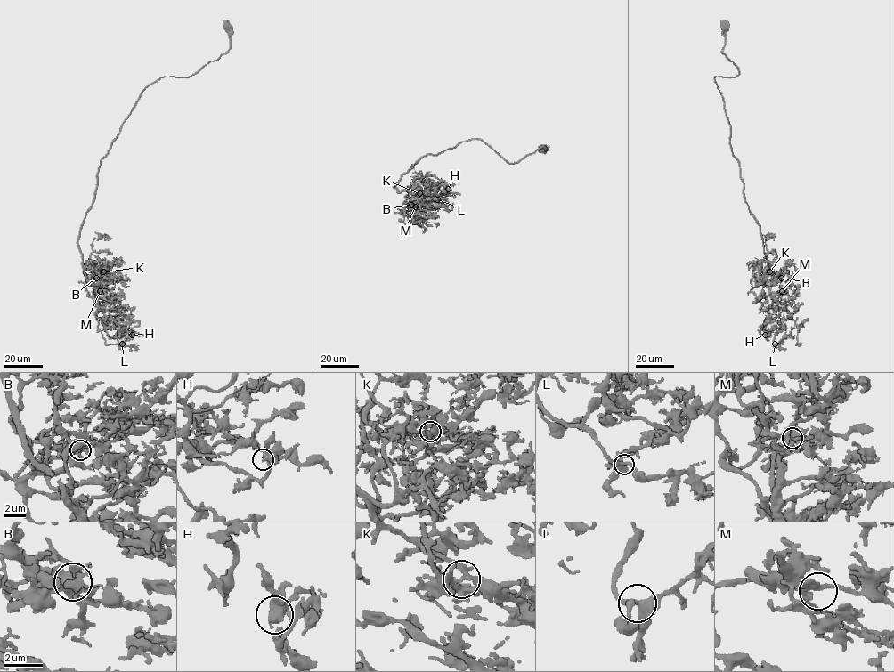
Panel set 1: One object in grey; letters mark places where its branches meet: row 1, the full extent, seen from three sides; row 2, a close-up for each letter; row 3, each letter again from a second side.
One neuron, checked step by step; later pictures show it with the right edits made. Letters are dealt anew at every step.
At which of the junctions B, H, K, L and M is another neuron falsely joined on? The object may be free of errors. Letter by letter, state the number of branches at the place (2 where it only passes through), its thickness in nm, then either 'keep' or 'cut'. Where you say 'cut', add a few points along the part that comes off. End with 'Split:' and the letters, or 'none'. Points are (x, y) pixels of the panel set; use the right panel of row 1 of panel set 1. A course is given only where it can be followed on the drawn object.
B: 6 | 340 nm | keep
H: 4 | 320 nm | keep
K: 5 | 260 nm | cut | (769, 271), (768, 275), (760, 277), (759, 270), (753, 264), (759, 261), (759, 263)
L: 4 | 340 nm | keep
M: 4 | 260 nm | keep
Split: K

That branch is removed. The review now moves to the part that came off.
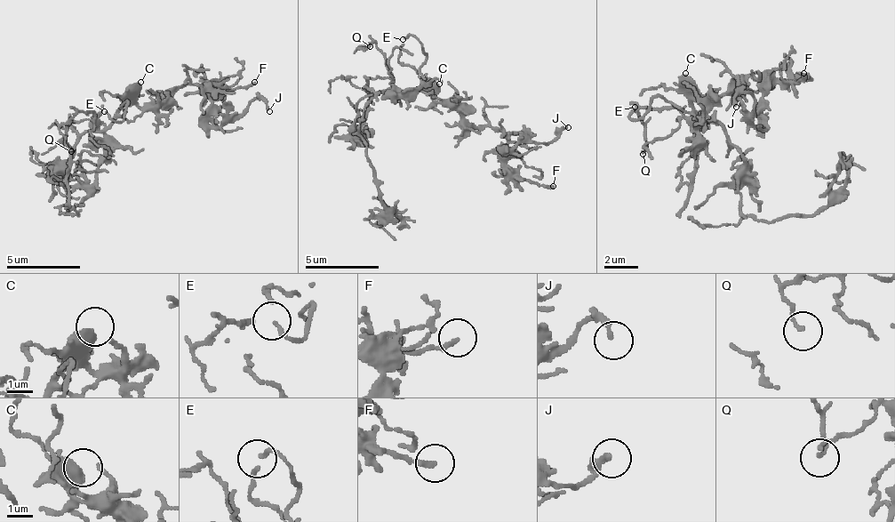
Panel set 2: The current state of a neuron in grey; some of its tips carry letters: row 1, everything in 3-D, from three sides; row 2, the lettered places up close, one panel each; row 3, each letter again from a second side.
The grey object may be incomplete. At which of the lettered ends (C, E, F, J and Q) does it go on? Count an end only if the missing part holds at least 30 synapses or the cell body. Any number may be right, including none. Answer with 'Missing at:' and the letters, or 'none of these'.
Missing at: none of these

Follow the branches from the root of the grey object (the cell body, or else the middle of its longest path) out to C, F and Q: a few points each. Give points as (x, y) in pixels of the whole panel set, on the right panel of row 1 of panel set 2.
C: (702, 128), (698, 132), (698, 116), (689, 102), (689, 77), (685, 73)
F: (702, 128), (698, 132), (693, 116), (710, 107), (736, 77), (770, 73), (778, 82), (799, 82), (803, 73)
Q: (702, 128), (698, 132), (676, 107), (643, 107), (638, 111), (638, 119), (647, 137), (647, 149), (643, 154)

